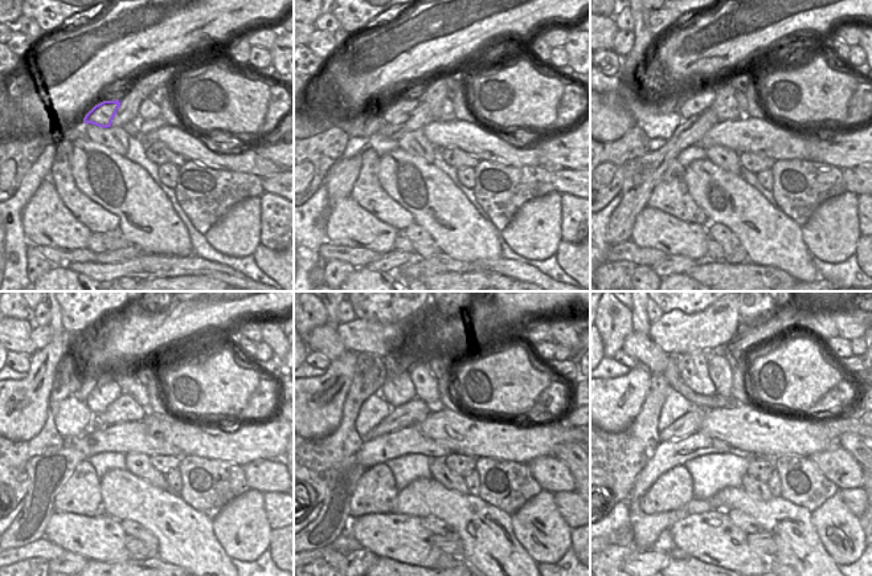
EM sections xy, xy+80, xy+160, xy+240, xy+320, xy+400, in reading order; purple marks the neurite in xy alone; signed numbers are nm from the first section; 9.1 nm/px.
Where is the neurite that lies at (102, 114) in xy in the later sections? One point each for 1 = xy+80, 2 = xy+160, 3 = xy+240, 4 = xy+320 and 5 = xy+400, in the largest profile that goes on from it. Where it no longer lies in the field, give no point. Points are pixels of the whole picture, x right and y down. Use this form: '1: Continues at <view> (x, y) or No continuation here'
1: Continues at xy+80 (396, 110)
2: Continues at xy+160 (701, 97)
3: Continues at xy+240 (106, 391)
4: Continues at xy+320 (398, 388)
5: Continues at xy+400 (692, 367).

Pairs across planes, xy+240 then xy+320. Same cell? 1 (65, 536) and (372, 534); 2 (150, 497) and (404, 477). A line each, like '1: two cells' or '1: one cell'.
1: one cell
2: two cells

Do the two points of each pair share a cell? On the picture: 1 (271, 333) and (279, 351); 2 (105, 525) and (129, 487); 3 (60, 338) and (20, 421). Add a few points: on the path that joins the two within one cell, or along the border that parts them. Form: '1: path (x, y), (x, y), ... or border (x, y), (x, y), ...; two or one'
1: path (274, 336), (279, 347); one
2: border (106, 514), (119, 522); two
3: path (45, 359), (40, 380), (27, 400); one

